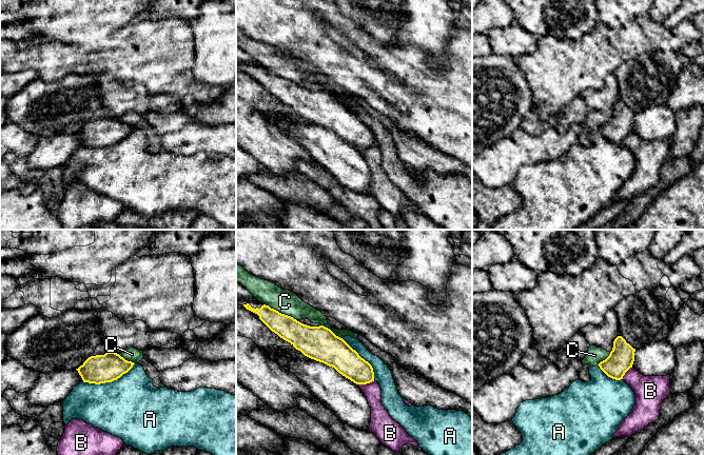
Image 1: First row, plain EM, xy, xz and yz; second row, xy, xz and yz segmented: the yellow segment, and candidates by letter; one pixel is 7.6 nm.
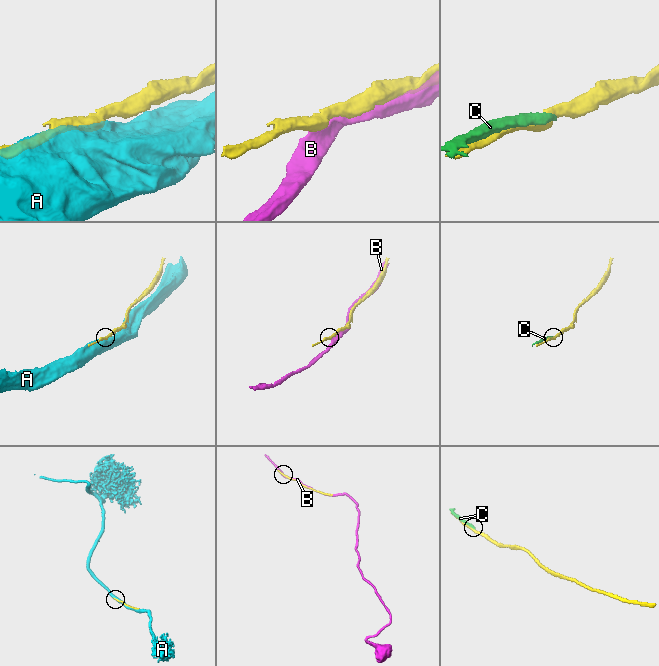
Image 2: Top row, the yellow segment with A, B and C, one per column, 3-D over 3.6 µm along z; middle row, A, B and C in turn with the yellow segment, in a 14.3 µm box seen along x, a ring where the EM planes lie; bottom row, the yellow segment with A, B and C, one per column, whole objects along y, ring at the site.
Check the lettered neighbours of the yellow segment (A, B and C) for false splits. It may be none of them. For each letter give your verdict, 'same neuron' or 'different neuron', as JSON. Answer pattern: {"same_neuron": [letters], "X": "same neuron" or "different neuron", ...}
{"same_neuron": [], "A": "different neuron", "B": "different neuron", "C": "different neuron"}

